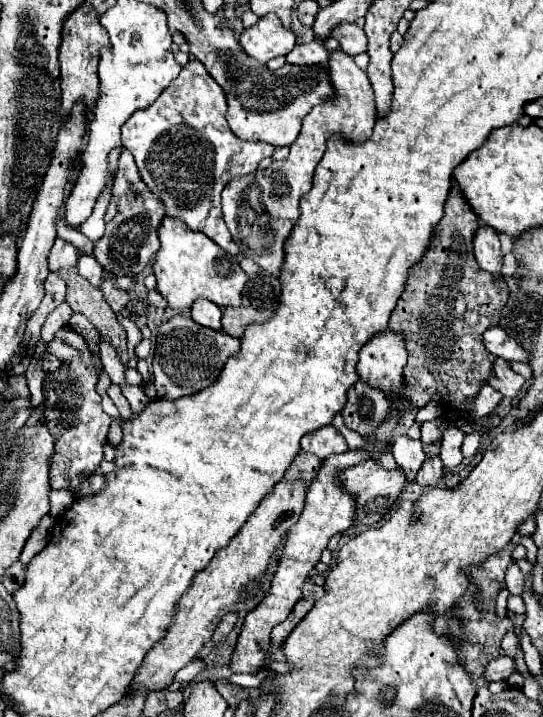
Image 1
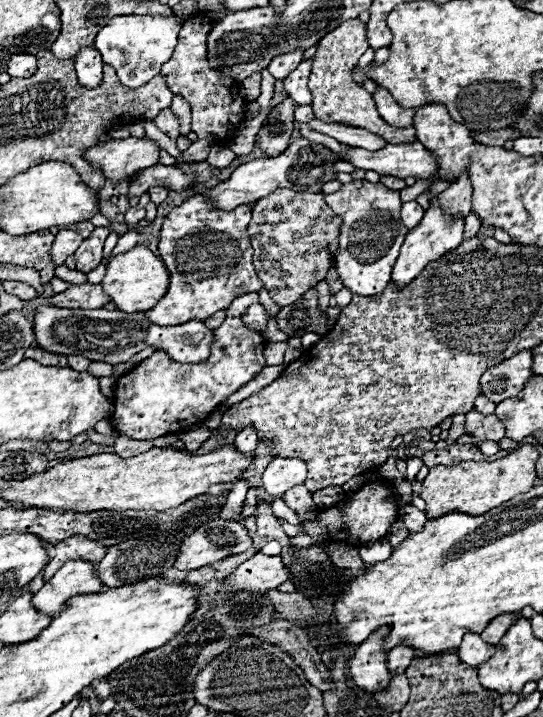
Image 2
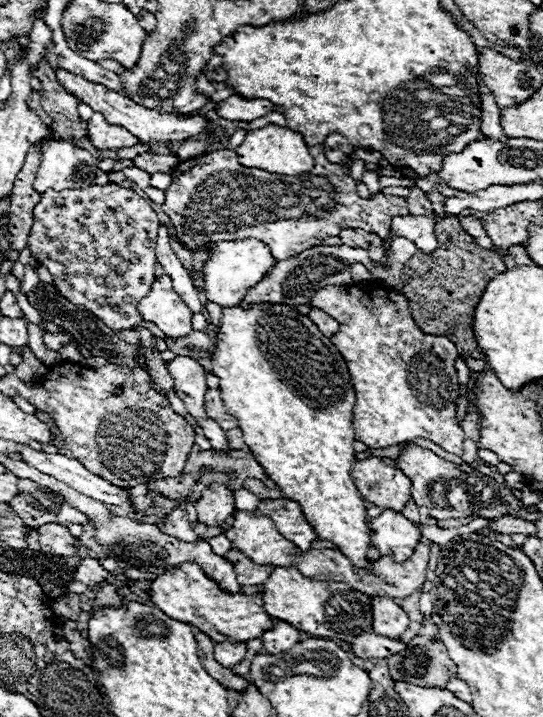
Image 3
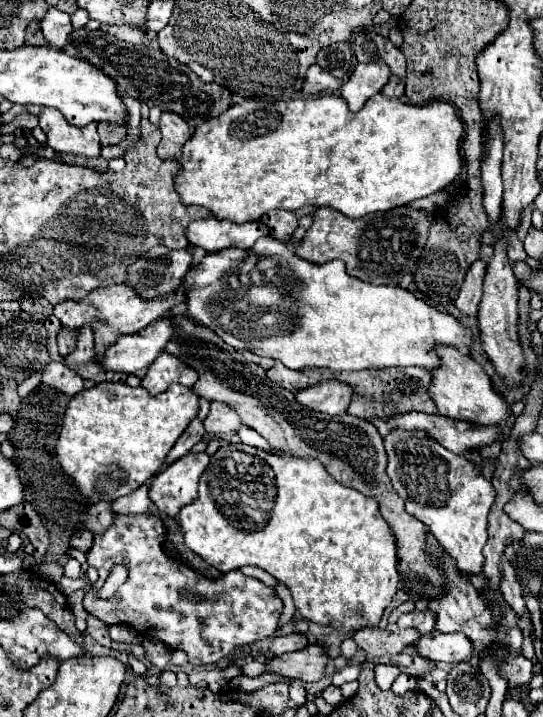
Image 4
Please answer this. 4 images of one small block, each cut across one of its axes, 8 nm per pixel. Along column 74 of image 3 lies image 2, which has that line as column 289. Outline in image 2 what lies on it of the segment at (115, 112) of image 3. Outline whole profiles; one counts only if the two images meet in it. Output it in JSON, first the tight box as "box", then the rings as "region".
{"box":[284,60,312,106],"region":[[[312,60],[300,62],[300,66],[284,78],[284,88],[288,96],[296,102],[296,106],[308,106],[310,104],[310,90],[308,90],[308,76],[310,76]]]}

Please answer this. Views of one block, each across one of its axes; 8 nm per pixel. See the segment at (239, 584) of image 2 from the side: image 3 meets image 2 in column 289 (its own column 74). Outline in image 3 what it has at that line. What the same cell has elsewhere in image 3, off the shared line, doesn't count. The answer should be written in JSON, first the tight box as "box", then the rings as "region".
{"box":[74,558,108,588],"region":[[[84,558],[84,560],[78,564],[78,568],[74,570],[74,580],[82,582],[82,584],[88,586],[88,588],[100,584],[102,580],[106,580],[106,576],[108,576],[108,570],[104,570],[104,568],[98,564],[98,560],[94,560],[94,558]]]}

